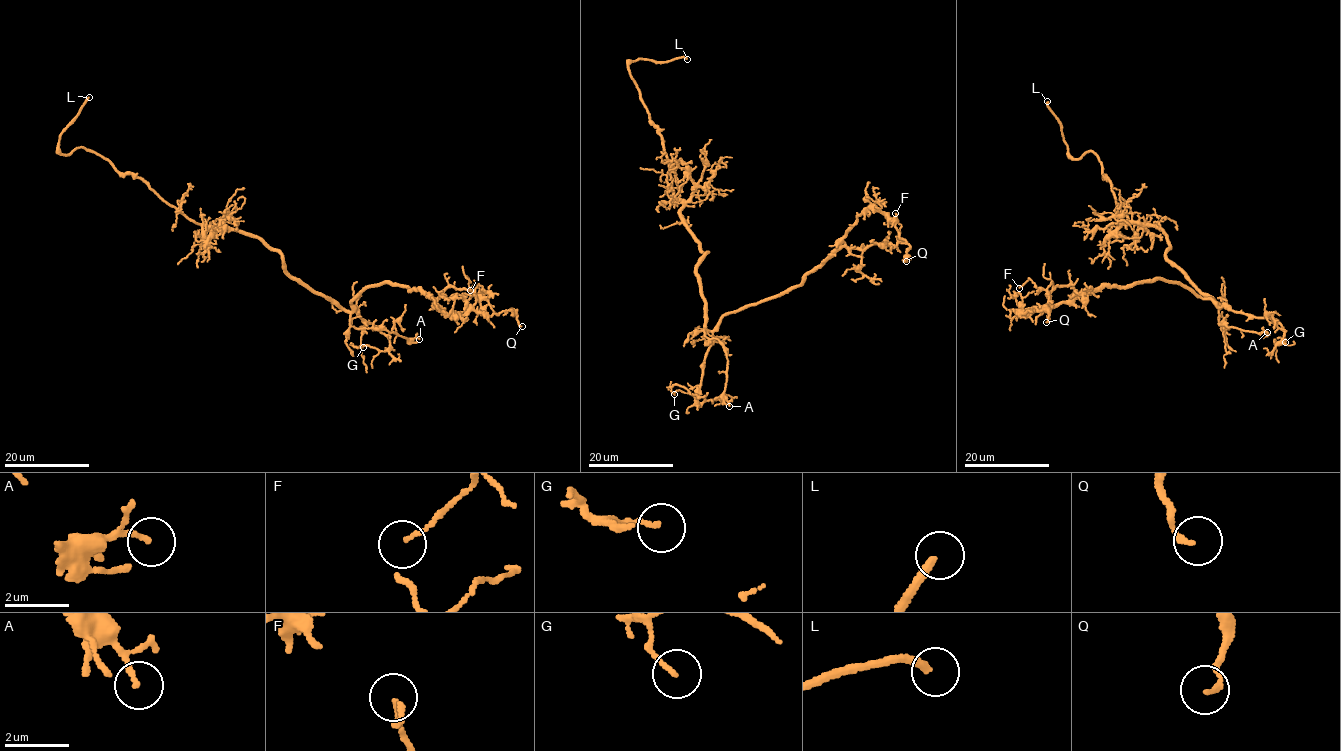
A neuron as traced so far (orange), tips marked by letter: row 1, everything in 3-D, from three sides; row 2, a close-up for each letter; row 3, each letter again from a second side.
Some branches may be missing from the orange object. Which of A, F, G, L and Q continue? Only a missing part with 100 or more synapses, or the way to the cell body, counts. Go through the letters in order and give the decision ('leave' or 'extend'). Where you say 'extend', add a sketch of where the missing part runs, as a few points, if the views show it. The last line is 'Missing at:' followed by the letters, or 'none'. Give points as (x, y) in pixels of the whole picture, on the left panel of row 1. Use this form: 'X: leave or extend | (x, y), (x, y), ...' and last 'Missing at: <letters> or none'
A: leave
F: leave
G: leave
L: extend
Q: leave
Missing at: L

